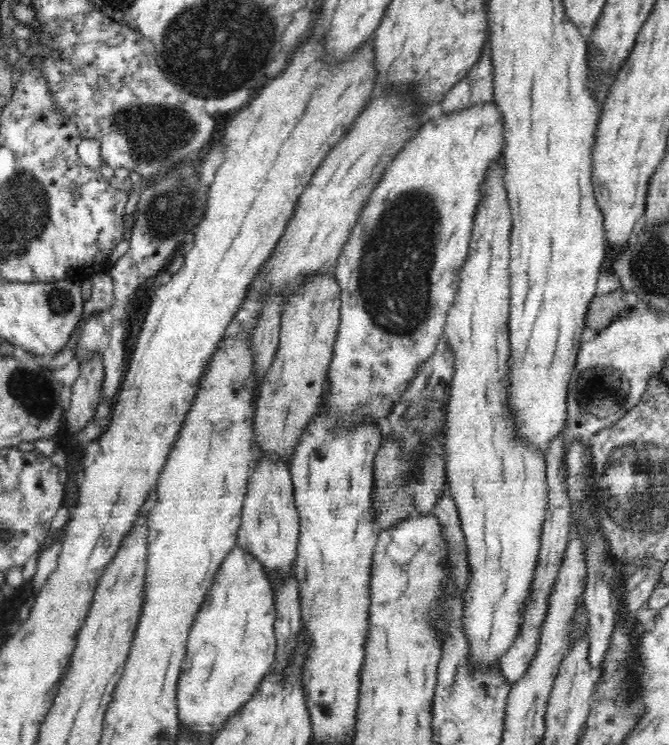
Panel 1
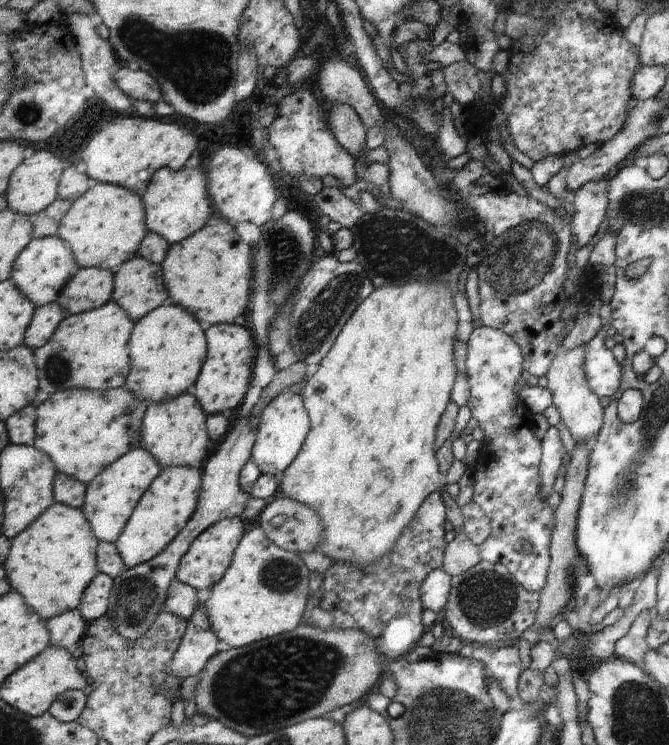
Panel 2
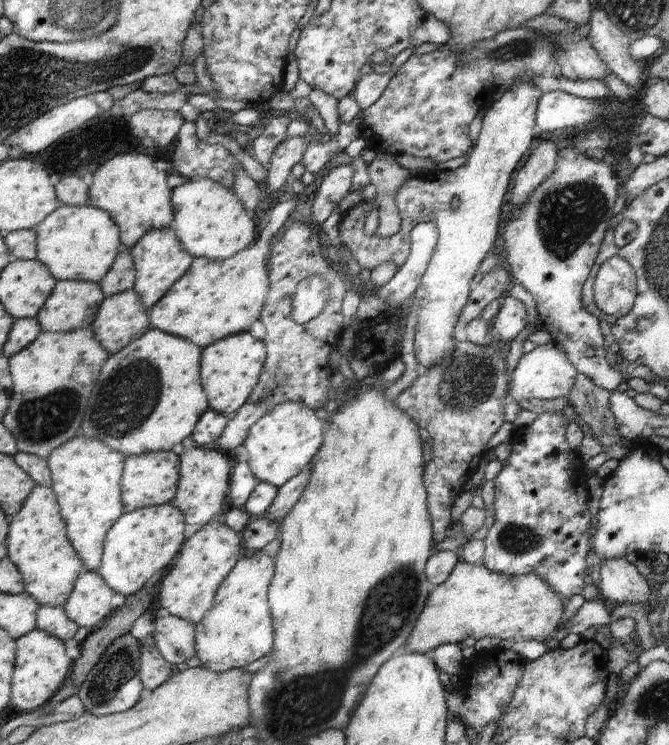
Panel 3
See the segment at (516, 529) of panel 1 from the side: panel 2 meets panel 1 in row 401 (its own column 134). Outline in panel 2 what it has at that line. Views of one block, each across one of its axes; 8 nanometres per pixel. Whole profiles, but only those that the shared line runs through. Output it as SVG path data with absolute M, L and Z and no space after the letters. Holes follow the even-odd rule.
M144 447L133 449L107 466L88 484L86 503L82 511L100 542L116 543L134 514L143 495L164 470L158 460Z

